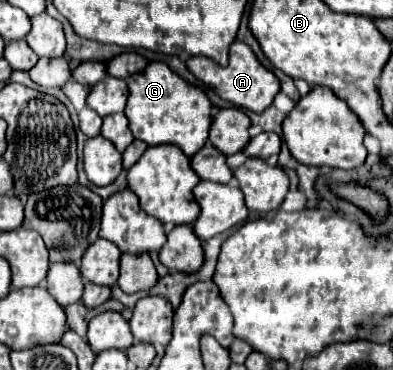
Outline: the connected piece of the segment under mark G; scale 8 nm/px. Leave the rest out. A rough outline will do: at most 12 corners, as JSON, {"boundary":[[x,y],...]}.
{"boundary":[[161,61],[131,75],[135,139],[193,157],[211,103]]}

